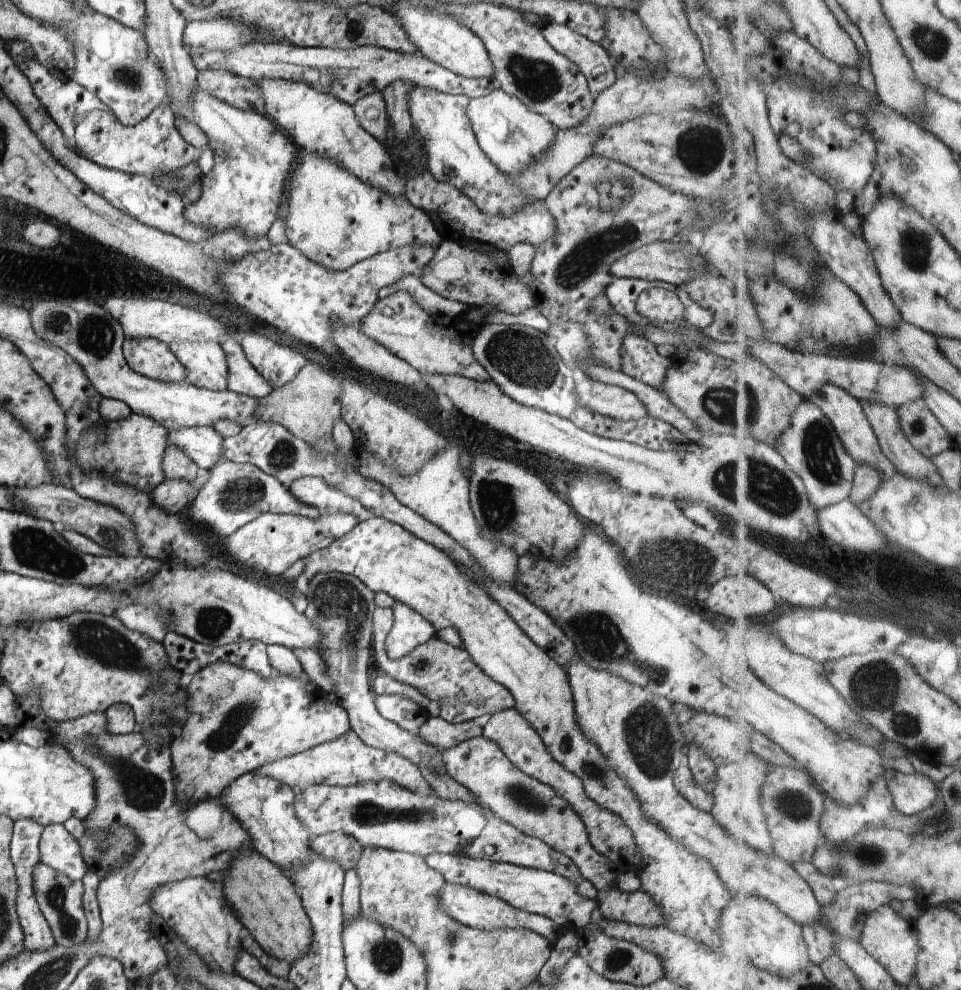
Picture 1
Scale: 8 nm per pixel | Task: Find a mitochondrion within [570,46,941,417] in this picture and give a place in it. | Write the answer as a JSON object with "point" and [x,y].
{"point":[701,148]}

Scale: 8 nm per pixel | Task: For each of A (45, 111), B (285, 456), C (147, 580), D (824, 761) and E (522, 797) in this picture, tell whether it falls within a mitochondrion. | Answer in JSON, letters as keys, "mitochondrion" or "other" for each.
{"A":"other","B":"mitochondrion","C":"other","D":"other","E":"mitochondrion"}

